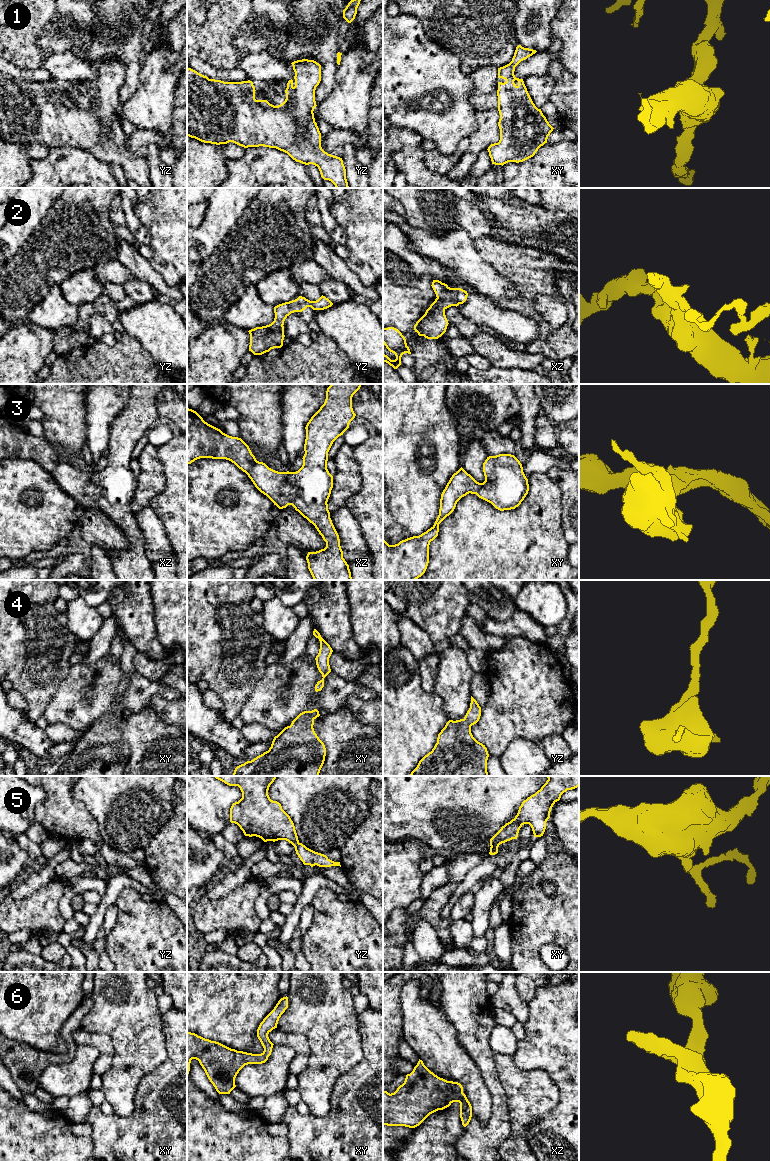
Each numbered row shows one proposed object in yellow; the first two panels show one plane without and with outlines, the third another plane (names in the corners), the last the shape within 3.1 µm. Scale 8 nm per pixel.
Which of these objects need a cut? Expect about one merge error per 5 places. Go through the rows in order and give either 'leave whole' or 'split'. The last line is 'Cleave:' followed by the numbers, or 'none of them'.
1: leave whole
2: leave whole
3: leave whole
4: leave whole
5: split
6: leave whole
Cleave: 5

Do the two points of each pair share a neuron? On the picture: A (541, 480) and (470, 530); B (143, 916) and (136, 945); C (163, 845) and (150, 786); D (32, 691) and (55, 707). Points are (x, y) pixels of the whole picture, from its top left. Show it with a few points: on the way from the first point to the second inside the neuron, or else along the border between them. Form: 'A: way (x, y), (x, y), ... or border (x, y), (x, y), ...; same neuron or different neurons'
A: way (535, 501), (506, 530), (491, 530); same neuron
B: way (143, 923), (141, 938); same neuron
C: border (173, 810), (170, 818), (145, 848); different neurons
D: border (61, 682), (42, 715); different neurons

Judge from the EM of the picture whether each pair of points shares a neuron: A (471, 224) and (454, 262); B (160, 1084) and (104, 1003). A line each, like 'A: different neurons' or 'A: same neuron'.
A: different neurons
B: different neurons

